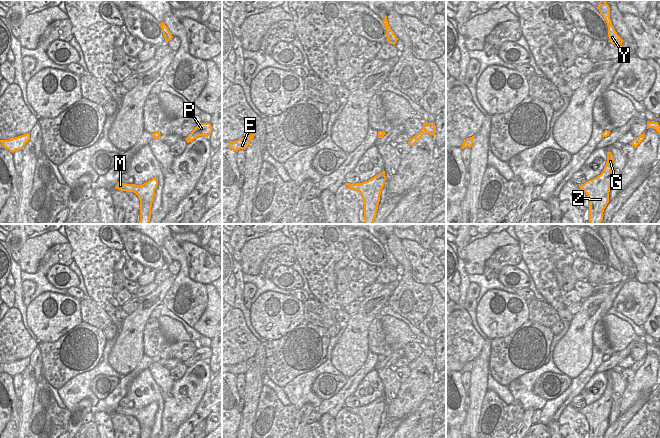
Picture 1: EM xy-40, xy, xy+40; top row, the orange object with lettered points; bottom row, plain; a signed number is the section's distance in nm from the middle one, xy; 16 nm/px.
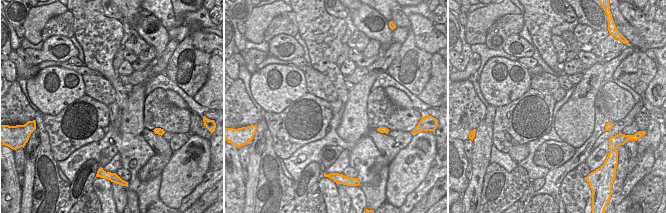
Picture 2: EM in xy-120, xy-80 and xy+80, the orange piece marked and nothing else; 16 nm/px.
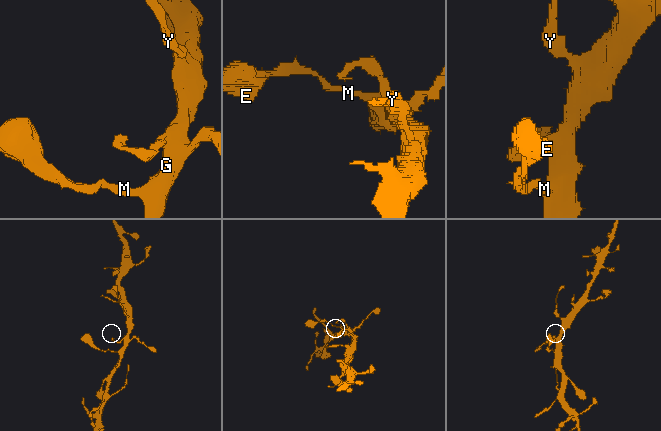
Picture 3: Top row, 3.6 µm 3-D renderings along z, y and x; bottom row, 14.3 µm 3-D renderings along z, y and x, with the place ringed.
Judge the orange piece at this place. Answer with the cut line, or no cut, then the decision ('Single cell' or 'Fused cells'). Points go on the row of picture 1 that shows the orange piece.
No split. Single cell

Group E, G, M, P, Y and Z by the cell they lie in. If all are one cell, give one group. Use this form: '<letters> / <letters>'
E G M P Y Z

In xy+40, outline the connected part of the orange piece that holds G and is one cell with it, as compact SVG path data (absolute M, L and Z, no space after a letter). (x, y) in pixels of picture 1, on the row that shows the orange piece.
M607 152L607 162L600 175L579 185L589 200L589 223L601 224L603 212L609 203L609 192L612 183L613 155Z

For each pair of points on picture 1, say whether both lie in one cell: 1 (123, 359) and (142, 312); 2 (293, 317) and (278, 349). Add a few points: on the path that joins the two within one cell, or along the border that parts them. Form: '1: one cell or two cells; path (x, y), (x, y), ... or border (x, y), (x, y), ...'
1: one cell; path (129, 347), (130, 336), (136, 330), (136, 324)
2: two cells; border (304, 321), (281, 337), (264, 341)

